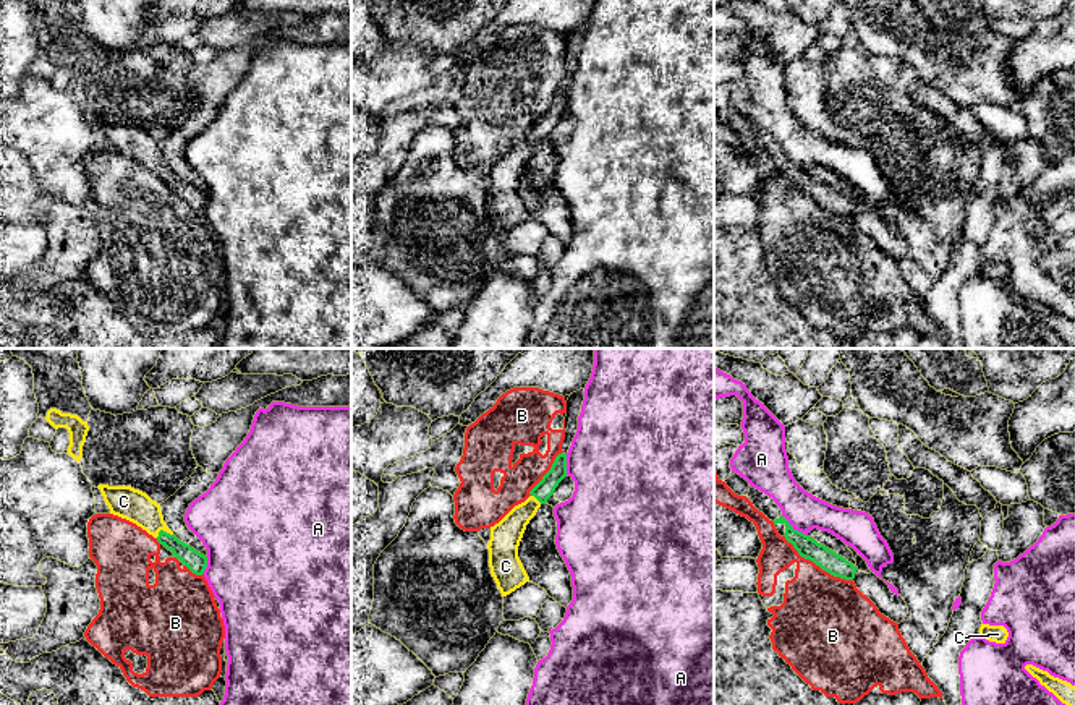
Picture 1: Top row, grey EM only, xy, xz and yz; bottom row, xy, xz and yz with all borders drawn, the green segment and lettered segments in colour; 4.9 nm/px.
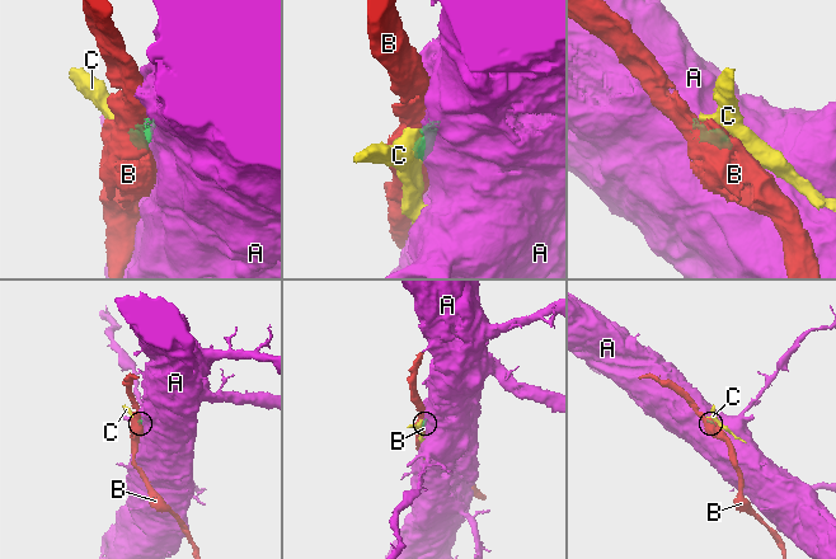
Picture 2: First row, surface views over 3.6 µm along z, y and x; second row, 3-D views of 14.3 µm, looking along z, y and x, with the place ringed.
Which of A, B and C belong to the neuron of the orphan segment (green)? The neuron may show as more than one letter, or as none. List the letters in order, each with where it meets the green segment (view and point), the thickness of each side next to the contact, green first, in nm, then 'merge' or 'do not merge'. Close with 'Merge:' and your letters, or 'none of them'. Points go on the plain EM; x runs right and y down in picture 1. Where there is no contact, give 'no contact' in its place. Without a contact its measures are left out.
A: meets green in yz at (795, 167); 110 nm thick on the green side, 190 nm on the other; do not merge
B: meets green in yz at (816, 201); 110 nm thick on the green side, 400 nm on the other; do not merge
C: meets green in xy at (162, 167); 100 nm thick on the green side, 160 nm on the other; merge
Merge: C

